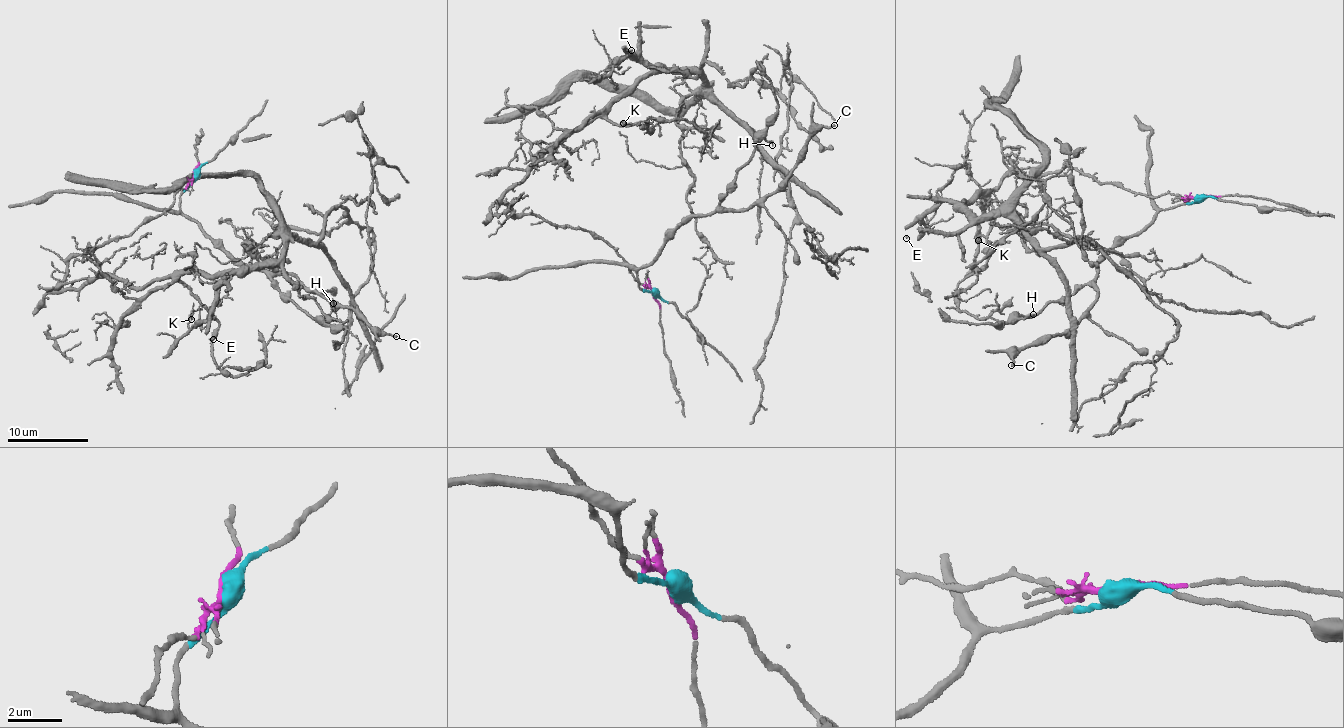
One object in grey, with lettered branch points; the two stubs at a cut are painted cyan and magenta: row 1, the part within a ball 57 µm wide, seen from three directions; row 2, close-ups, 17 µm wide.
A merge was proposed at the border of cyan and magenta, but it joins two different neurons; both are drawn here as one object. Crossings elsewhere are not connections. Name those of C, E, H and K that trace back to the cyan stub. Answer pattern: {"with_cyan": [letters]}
{"with_cyan": ["C", "H"]}

